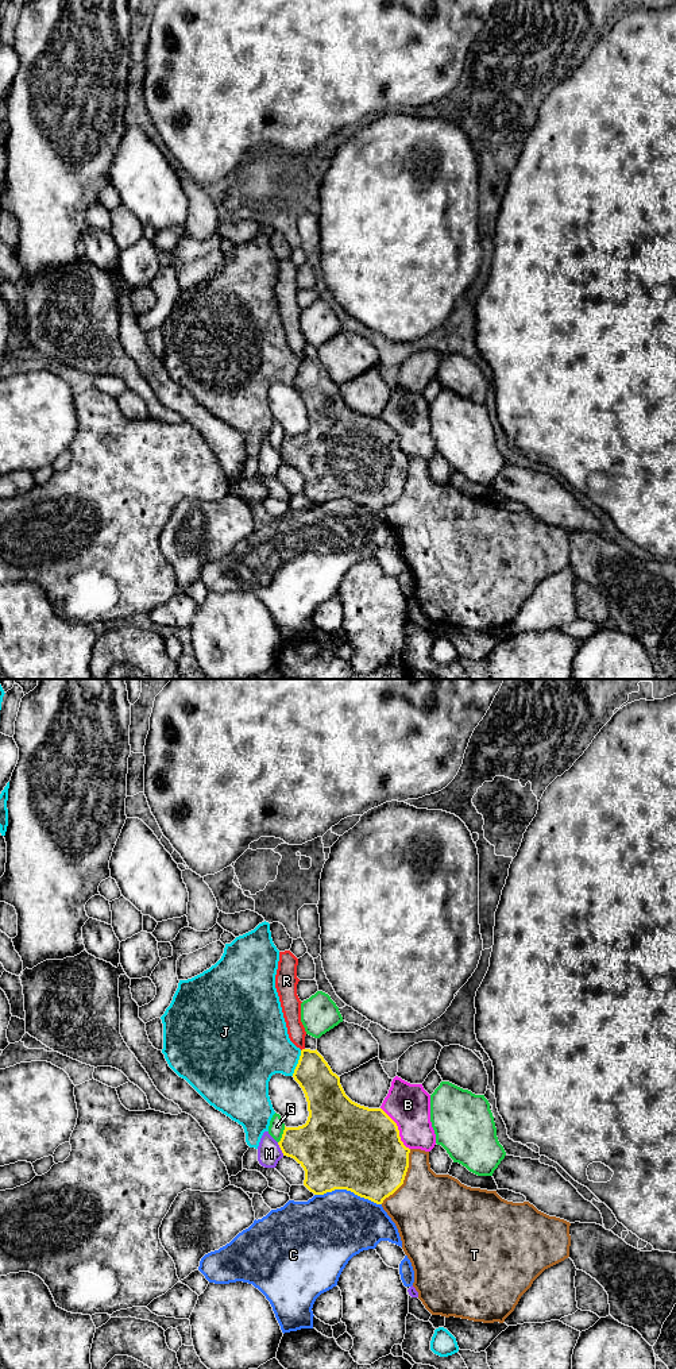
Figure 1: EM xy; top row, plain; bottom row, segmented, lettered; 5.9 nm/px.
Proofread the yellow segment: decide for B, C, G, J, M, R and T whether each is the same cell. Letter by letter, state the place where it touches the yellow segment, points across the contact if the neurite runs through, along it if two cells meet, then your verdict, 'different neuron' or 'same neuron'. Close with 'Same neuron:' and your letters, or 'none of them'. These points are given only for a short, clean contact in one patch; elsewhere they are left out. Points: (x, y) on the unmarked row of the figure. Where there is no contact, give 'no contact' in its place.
B: xy (397, 438) | different neuron
C: xy (348, 498) | different neuron
G: xy (282, 443) | different neuron
J: xy (298, 371) | different neuron
M: xy (281, 458) | different neuron
R: xy (302, 358) | along xy (304, 357), (301, 359) | different neuron
T: xy (404, 486) | different neuron
Same neuron: none of them

